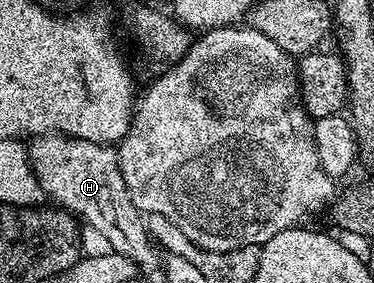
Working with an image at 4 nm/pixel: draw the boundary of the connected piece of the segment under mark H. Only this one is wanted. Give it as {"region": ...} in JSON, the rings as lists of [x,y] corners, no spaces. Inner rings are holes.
{"region":[[[62,134],[36,136],[29,144],[29,159],[44,197],[51,199],[52,196],[55,199],[52,201],[64,212],[70,212],[84,225],[87,223],[91,232],[101,234],[109,242],[111,251],[127,256],[138,266],[154,262],[156,249],[147,235],[144,217],[129,198],[114,147],[72,140]]]}

